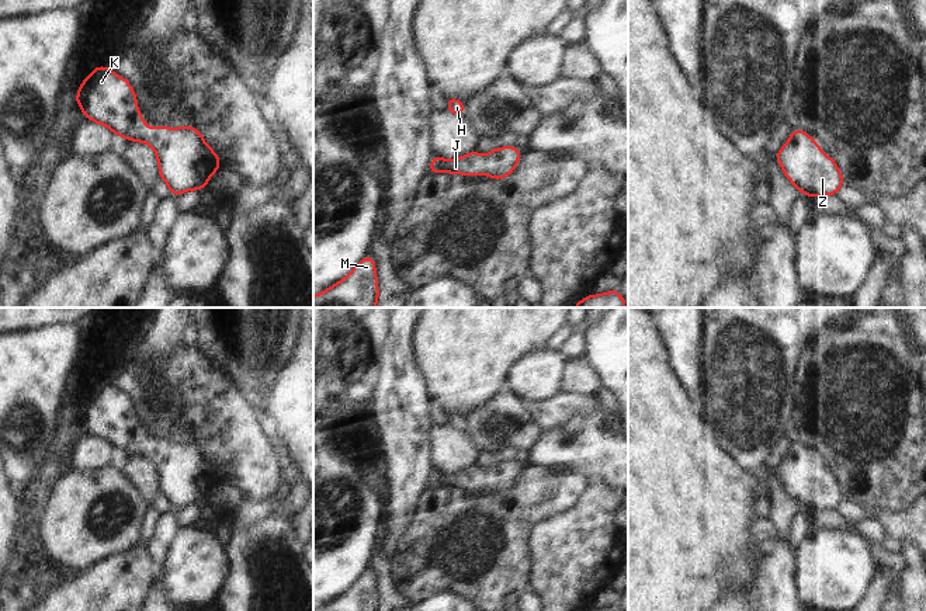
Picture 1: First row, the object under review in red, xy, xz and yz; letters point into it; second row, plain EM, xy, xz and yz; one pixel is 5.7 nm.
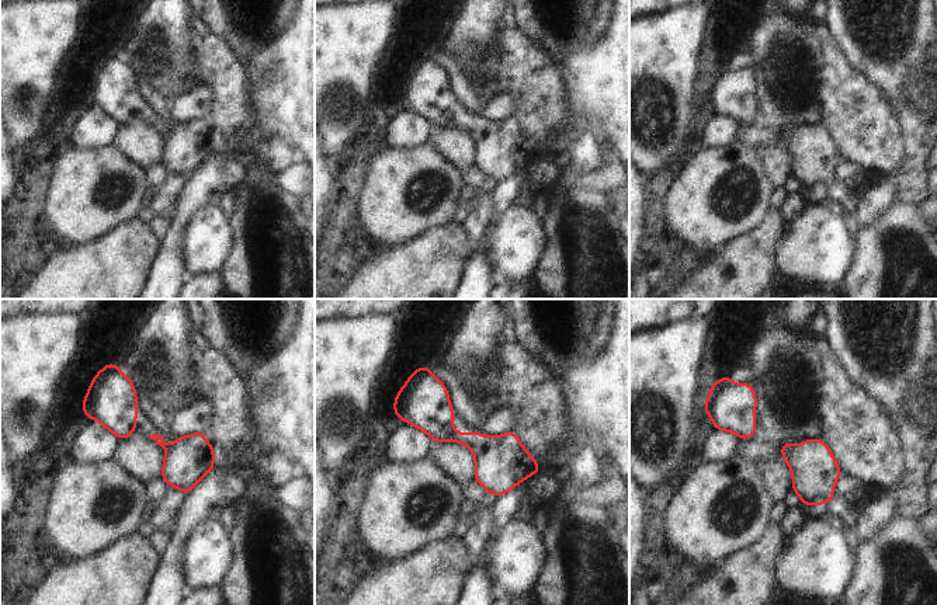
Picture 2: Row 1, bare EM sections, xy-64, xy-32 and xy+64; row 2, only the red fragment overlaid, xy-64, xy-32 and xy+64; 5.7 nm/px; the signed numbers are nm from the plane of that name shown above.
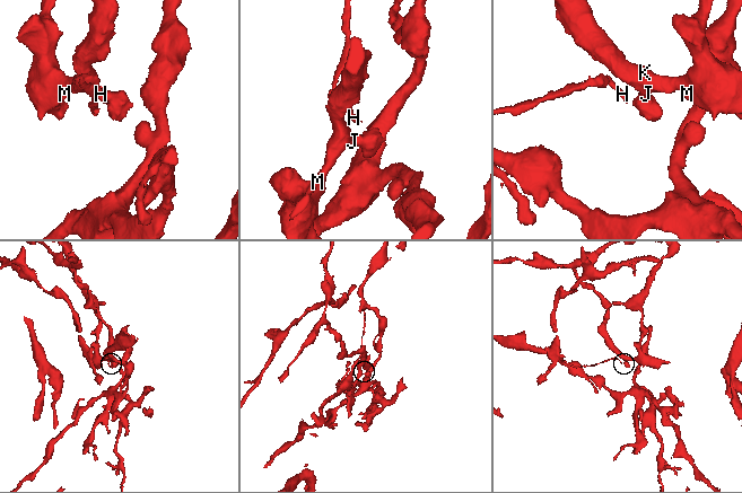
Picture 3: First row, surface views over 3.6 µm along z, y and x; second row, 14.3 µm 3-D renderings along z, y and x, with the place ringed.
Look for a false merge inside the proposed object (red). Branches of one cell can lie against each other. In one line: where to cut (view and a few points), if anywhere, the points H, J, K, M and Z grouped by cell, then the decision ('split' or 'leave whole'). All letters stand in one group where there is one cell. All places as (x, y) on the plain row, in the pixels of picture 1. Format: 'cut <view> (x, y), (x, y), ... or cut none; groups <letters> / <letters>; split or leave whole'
cut none; groups H J K M Z; leave whole

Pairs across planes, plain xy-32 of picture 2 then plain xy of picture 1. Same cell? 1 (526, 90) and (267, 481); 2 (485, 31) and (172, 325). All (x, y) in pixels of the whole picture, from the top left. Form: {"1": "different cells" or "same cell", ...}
{"1": "same cell", "2": "same cell"}

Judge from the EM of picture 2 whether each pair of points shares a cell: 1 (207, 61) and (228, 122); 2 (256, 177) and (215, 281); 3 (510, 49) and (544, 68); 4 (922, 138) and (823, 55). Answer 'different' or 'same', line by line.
1: same
2: different
3: same
4: different

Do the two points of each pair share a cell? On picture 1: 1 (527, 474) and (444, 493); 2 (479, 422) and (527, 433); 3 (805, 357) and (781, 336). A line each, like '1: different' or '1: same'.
1: same
2: same
3: different

